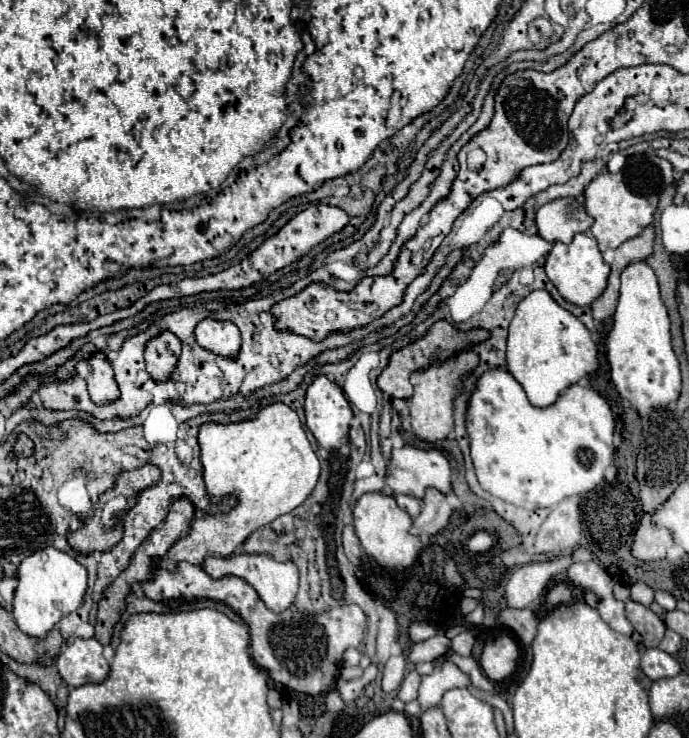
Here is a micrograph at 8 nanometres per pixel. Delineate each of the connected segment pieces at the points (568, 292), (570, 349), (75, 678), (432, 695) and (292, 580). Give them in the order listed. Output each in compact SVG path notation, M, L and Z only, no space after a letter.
M578 234L570 244L556 242L546 258L544 268L560 296L576 306L590 306L598 296L602 296L610 274L610 266L604 262L602 252L598 250L596 240L590 234Z
M534 290L516 308L508 332L506 370L524 388L532 406L552 406L572 384L598 370L598 348L578 318L558 306L546 290Z
M74 638L72 644L64 644L54 664L70 688L100 684L110 674L110 664L102 656L102 644L96 638Z
M438 658L434 672L430 676L422 678L422 684L420 684L420 690L418 690L420 708L422 710L440 708L440 700L448 690L452 690L452 688L468 688L470 682L466 682L466 678L460 682L458 674L460 674L458 666L454 666L452 662L442 662Z
M236 554L230 558L206 558L204 572L218 580L224 576L236 576L248 582L256 592L258 598L276 614L284 612L292 606L296 592L298 592L298 568L294 562L276 562L268 554Z

